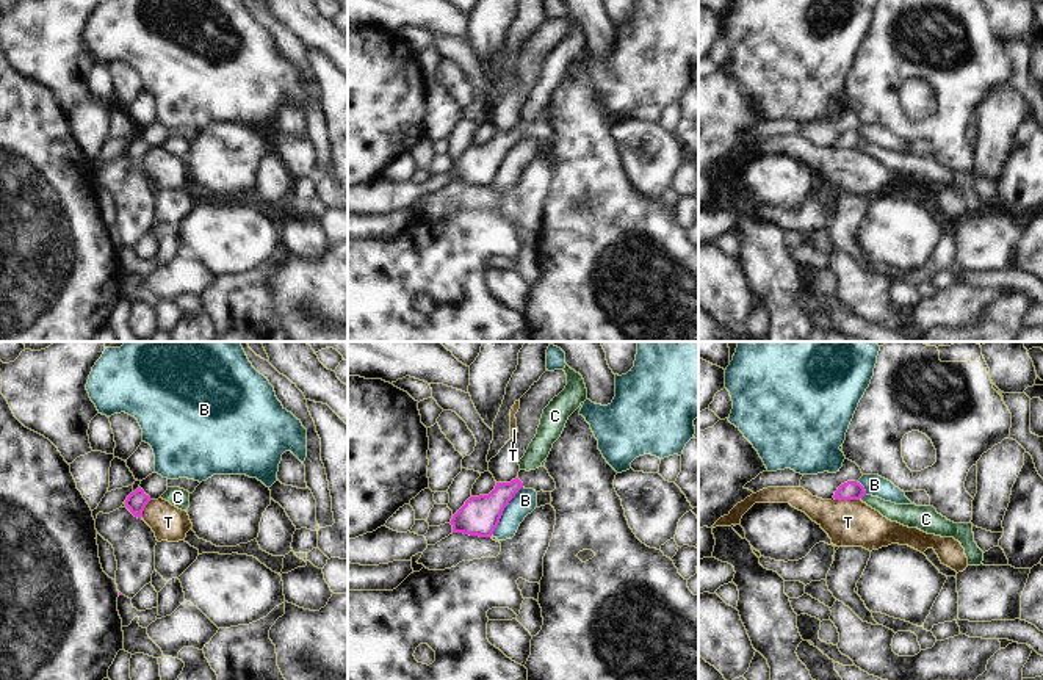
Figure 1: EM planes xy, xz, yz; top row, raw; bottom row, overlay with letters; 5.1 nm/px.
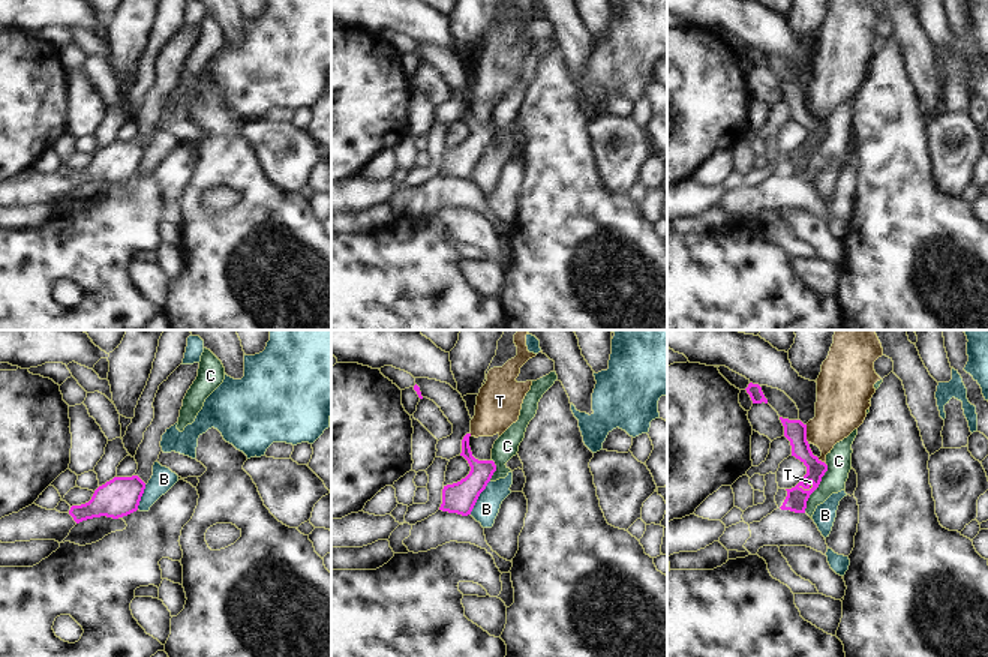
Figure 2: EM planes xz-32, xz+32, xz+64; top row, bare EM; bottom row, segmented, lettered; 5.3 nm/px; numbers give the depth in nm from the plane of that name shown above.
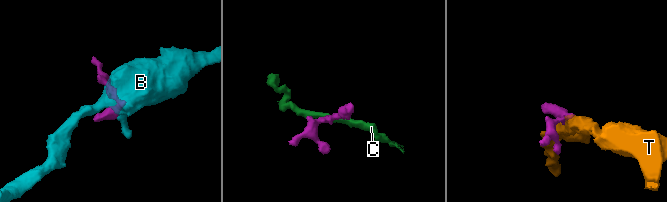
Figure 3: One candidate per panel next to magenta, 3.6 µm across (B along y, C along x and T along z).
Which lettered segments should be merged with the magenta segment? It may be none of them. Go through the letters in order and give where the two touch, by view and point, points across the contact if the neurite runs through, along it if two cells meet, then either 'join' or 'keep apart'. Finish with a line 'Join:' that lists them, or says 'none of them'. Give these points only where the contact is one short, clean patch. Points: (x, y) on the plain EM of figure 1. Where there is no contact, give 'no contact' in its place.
B: meets magenta in xz at (503, 159); border along xz (522, 135), (505, 157), (498, 174), (490, 184); keep apart
C: meets magenta in yz at (862, 144); border along yz (865, 143), (858, 148); keep apart
T: meets magenta in yz at (846, 148); border along yz (833, 146), (858, 149); keep apart
Join: none of them

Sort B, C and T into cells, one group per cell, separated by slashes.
B / C / T

